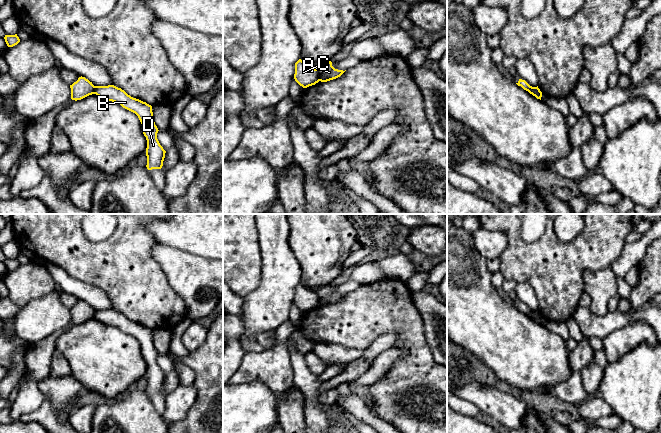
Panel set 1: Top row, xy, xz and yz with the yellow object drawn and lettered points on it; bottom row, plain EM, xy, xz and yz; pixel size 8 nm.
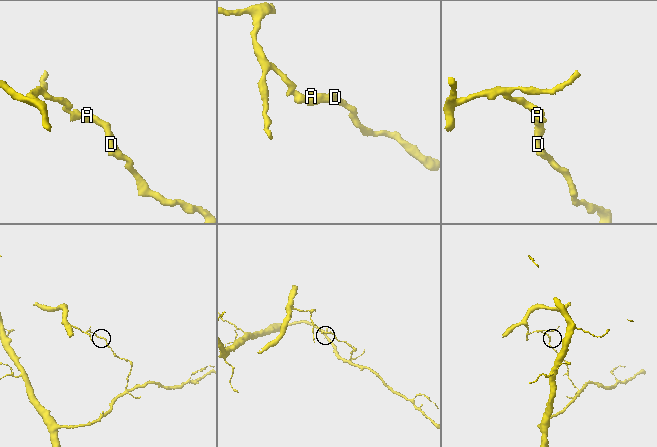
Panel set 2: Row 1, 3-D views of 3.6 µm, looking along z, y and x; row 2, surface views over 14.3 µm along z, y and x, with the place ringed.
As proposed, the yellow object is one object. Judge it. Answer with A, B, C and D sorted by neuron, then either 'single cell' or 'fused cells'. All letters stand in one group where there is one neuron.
A B D / C; fused cells

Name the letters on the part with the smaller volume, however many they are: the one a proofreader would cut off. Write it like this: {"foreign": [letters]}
{"foreign": ["C"]}

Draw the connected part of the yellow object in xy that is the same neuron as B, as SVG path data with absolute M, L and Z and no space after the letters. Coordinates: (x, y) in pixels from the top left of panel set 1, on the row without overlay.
M114 309L95 310L97 320L106 324L120 328L123 332L135 337L143 352L143 358L147 364L146 380L147 393L161 393L166 375L157 363L158 352L153 343L152 330L139 323L128 319L124 314Z

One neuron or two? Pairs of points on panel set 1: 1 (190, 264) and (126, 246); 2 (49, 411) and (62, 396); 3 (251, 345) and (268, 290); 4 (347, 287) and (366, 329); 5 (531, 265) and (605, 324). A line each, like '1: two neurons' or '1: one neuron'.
1: two neurons
2: two neurons
3: two neurons
4: two neurons
5: two neurons

